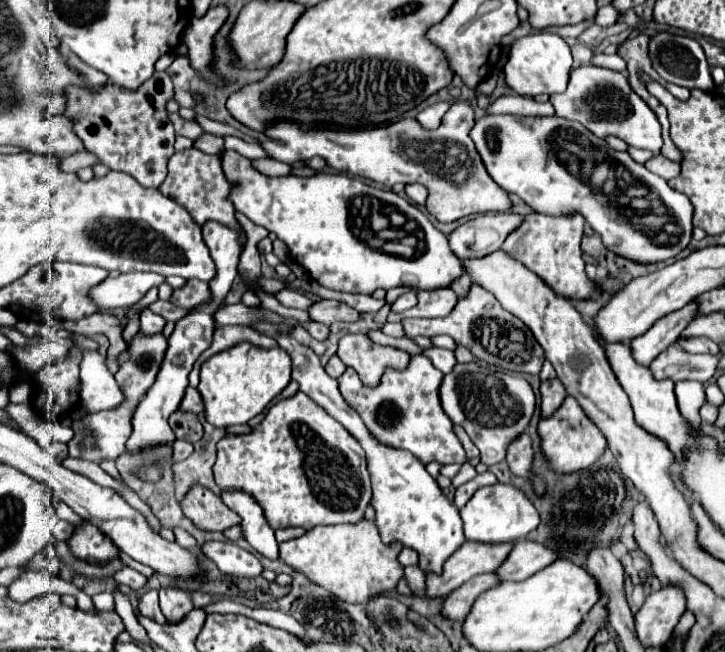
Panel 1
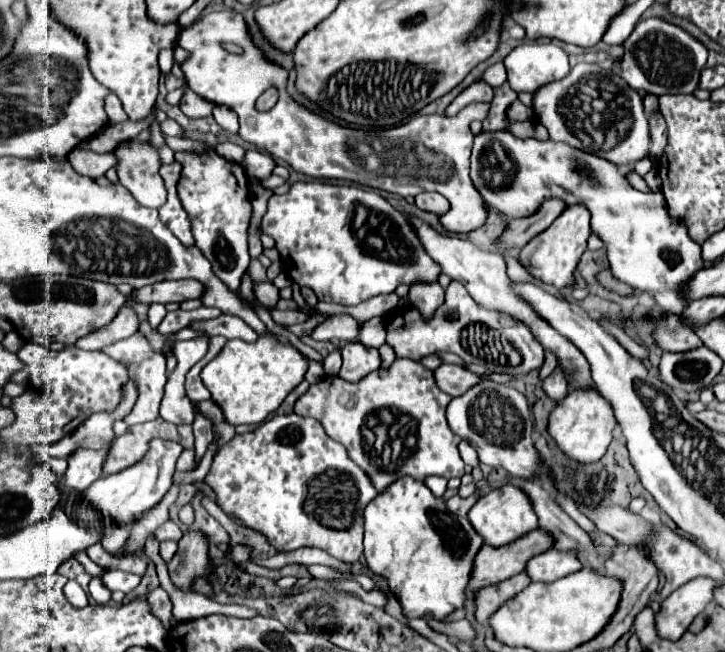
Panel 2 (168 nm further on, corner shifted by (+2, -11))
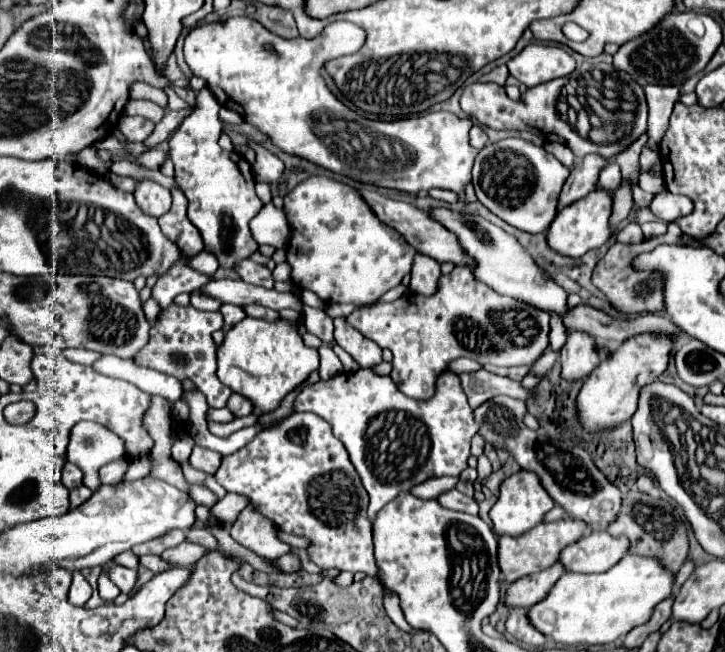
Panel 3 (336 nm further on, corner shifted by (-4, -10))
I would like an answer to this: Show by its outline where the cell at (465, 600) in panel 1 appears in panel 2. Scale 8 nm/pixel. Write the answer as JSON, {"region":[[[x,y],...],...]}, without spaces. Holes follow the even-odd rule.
{"region":[[[519,573],[519,575],[511,577],[511,579],[505,579],[501,583],[497,583],[497,585],[489,585],[489,587],[483,587],[481,591],[477,591],[475,593],[475,619],[485,625],[489,615],[493,611],[497,611],[497,607],[503,601],[507,601],[513,595],[517,595],[519,591],[523,591],[529,583],[531,583],[529,577],[525,573]]]}

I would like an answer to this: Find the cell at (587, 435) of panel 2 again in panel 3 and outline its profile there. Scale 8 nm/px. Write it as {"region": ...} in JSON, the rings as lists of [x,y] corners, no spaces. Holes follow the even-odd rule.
{"region":[[[639,334],[611,350],[587,376],[577,396],[577,412],[583,428],[587,432],[599,432],[629,420],[637,410],[641,388],[655,382],[667,370],[673,346],[675,340],[667,338],[667,334]]]}

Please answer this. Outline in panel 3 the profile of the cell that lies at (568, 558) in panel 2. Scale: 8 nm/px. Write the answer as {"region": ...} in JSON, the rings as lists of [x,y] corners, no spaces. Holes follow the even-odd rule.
{"region":[[[591,532],[561,552],[561,562],[569,572],[605,572],[629,552],[627,536],[611,536],[607,532]]]}

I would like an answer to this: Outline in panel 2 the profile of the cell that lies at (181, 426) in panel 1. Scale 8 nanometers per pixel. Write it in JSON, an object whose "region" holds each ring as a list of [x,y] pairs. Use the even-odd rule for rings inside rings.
{"region":[[[161,417],[143,423],[143,425],[133,425],[129,431],[121,437],[115,439],[115,445],[103,465],[103,473],[111,475],[117,471],[123,471],[137,463],[141,455],[146,453],[149,441],[155,437],[171,439],[181,443],[183,449],[193,449],[195,437],[193,437],[193,425],[175,425],[175,423],[165,423]]]}

